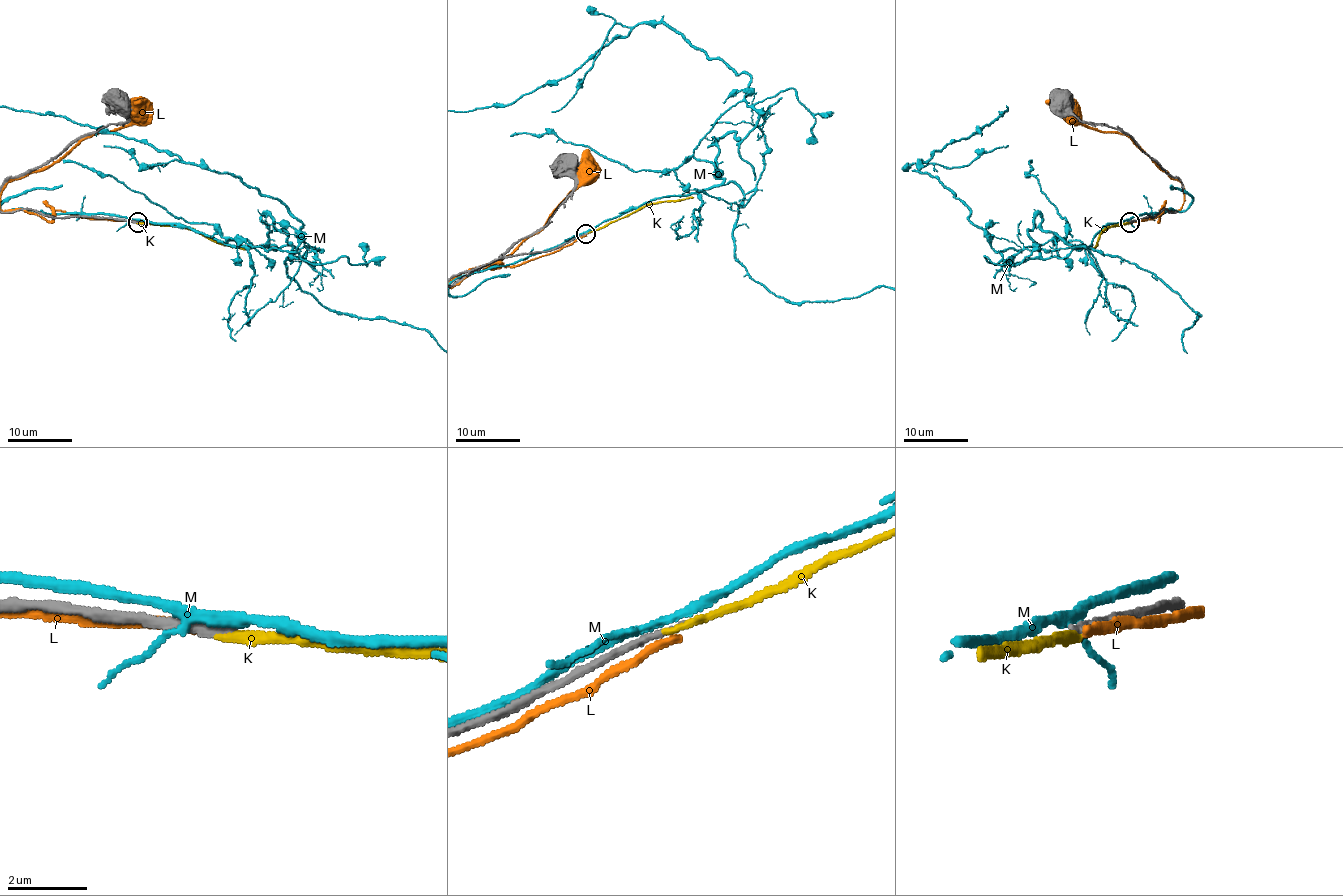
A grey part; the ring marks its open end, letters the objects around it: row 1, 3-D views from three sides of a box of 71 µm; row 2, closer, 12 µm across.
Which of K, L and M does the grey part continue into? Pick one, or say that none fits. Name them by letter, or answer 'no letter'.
K

